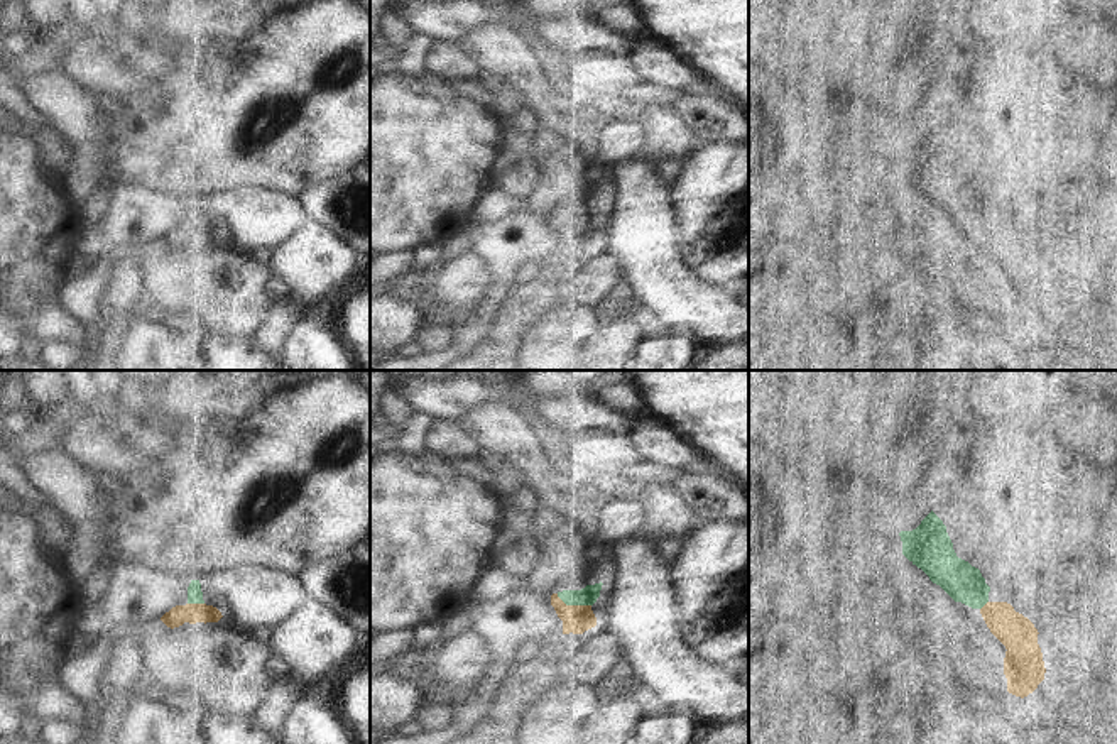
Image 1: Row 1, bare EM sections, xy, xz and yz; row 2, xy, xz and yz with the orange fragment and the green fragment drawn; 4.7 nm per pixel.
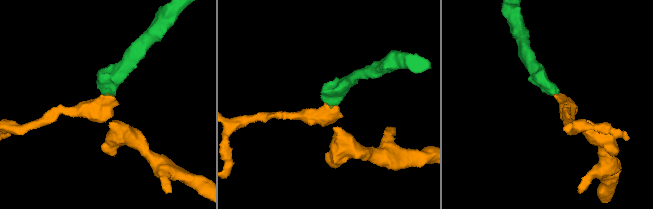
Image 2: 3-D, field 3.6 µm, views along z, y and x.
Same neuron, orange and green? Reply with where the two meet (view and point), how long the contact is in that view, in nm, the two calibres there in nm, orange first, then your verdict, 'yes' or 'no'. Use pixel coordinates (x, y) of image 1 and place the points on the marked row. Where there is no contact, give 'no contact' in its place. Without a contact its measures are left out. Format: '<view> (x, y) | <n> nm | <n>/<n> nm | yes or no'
xz (573, 606) | 180 nm | 140/90 nm | yes

